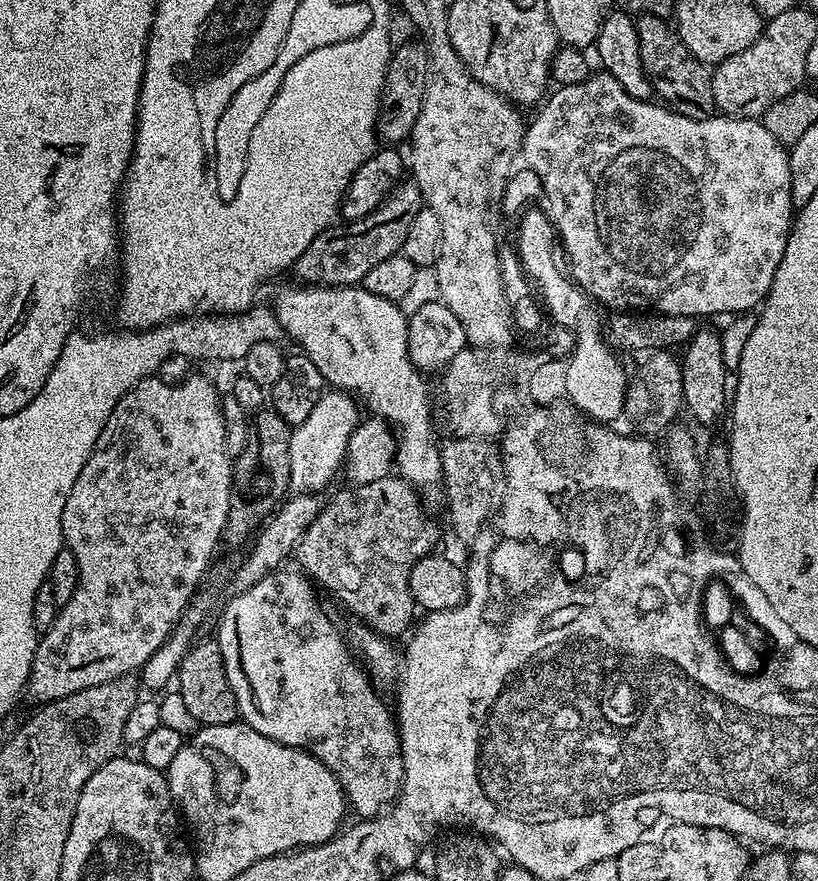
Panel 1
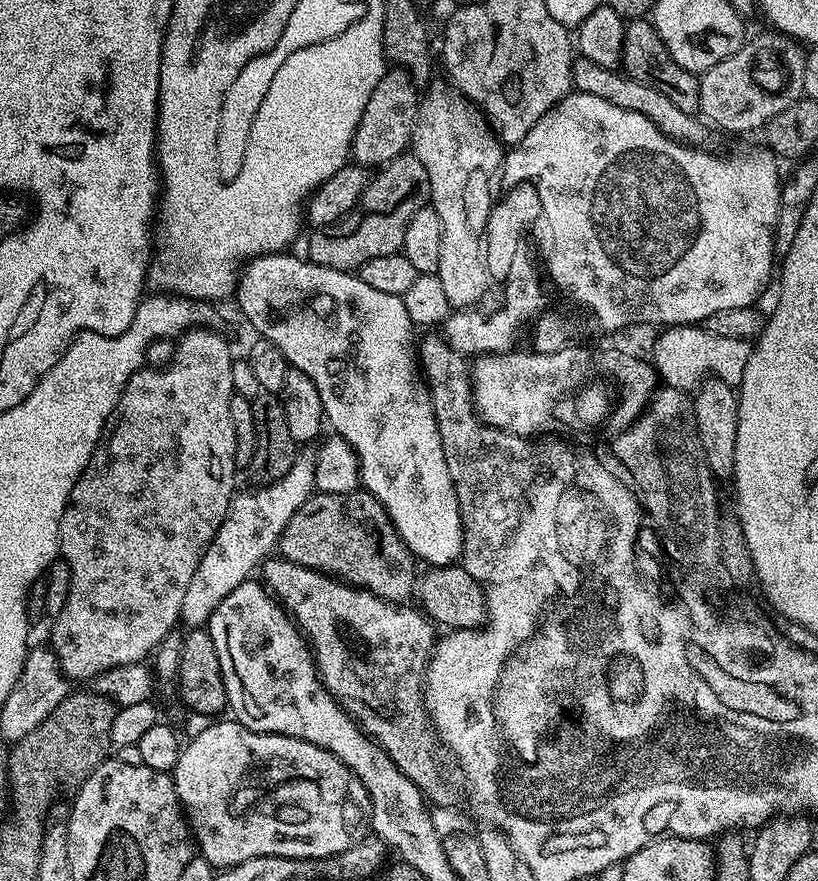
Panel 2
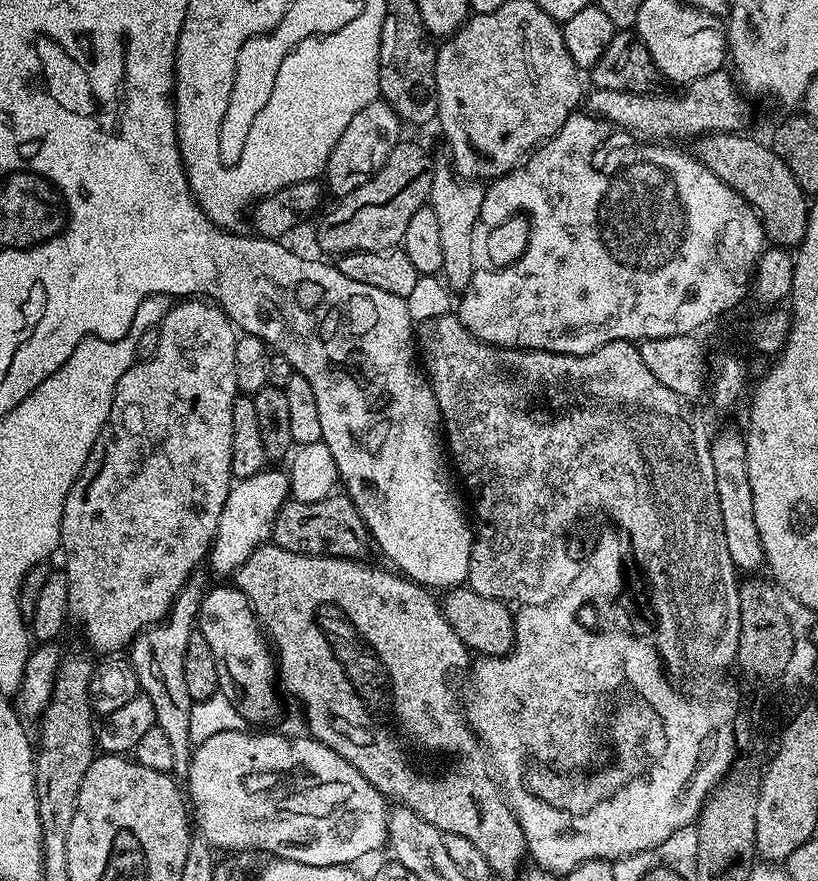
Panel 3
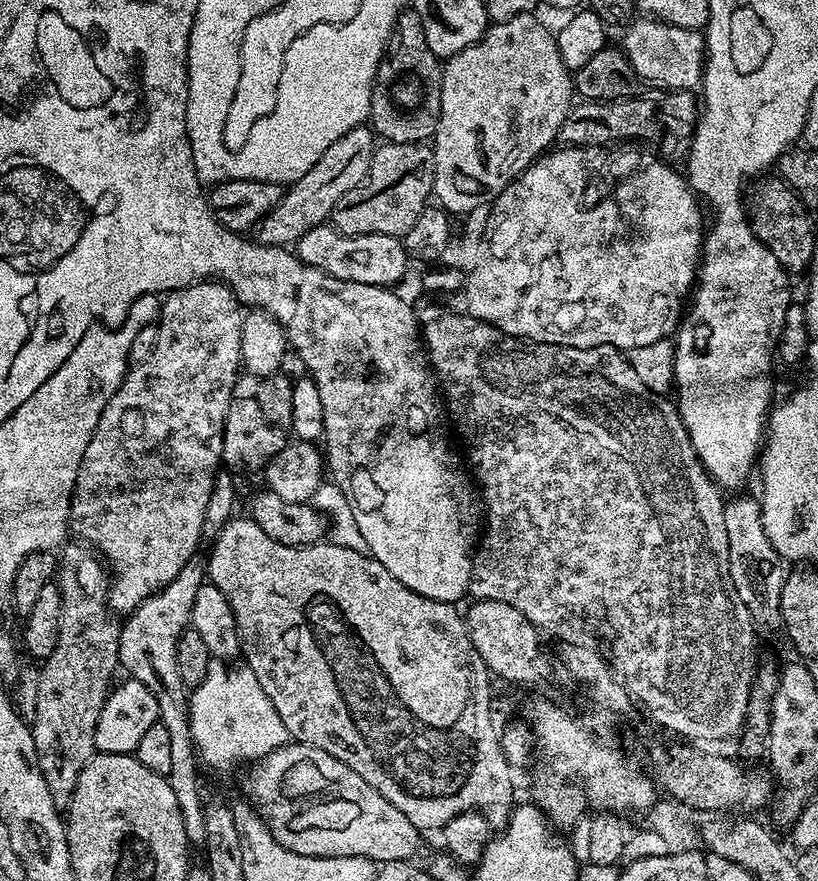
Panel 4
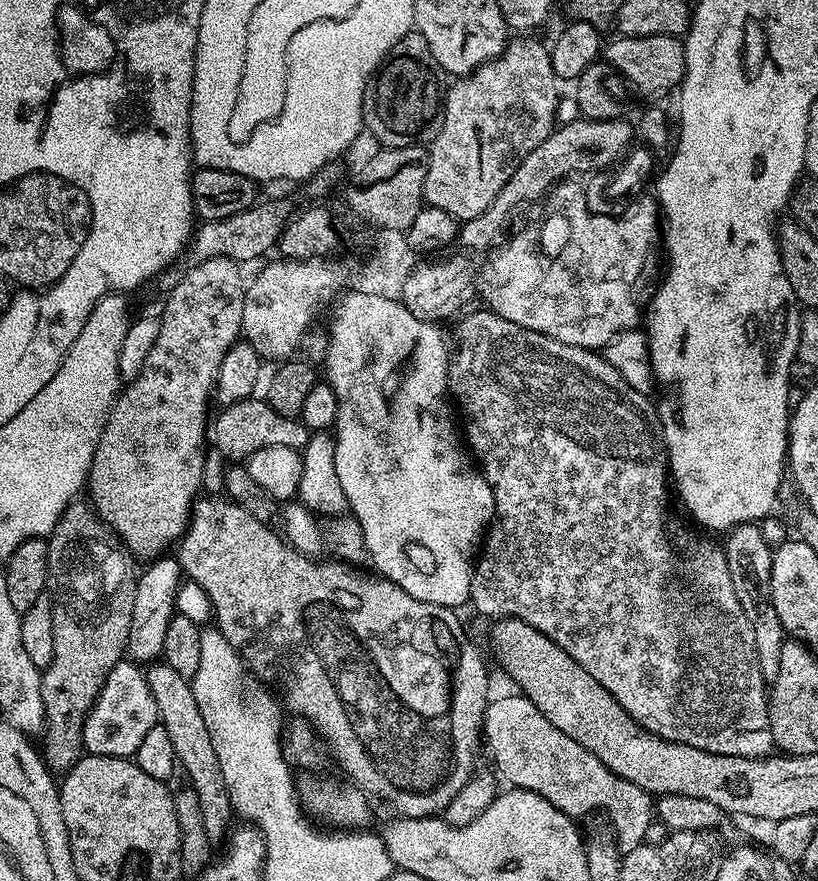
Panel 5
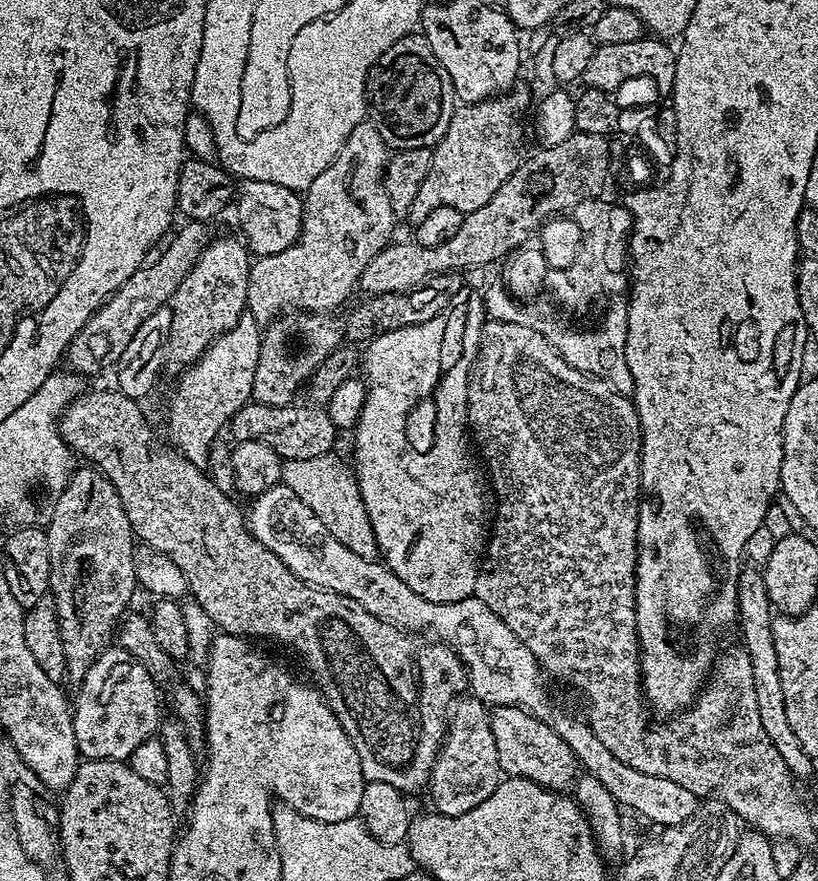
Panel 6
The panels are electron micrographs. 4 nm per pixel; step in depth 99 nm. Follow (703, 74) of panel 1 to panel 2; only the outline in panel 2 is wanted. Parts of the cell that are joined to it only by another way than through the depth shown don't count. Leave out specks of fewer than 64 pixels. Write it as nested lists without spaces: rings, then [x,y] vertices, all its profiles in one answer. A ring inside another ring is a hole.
[[[632,18],[625,23],[622,38],[622,54],[620,64],[625,76],[642,82],[646,86],[654,86],[654,90],[662,90],[678,110],[686,110],[686,114],[697,115],[700,111],[700,76],[686,70],[670,58],[670,52],[658,38],[658,30],[652,25],[651,19]]]

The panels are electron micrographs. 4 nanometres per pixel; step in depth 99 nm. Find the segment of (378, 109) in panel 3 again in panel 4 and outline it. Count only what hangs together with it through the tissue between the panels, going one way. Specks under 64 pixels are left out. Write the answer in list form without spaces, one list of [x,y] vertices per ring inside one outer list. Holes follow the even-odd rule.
[[[361,126],[342,134],[342,138],[338,138],[338,142],[334,142],[334,146],[330,146],[330,150],[326,150],[326,154],[322,154],[322,158],[318,158],[306,174],[302,174],[302,178],[287,185],[278,206],[274,206],[274,210],[270,210],[270,214],[266,214],[256,225],[255,239],[271,248],[292,246],[302,238],[302,234],[325,223],[339,199],[367,178],[377,147],[378,140],[371,127]]]

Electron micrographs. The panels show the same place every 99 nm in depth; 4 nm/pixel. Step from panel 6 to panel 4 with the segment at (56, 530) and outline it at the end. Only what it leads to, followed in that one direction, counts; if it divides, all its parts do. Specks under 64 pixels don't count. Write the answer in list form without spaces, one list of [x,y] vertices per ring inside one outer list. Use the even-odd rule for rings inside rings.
[[[65,543],[58,552],[58,567],[54,577],[56,589],[60,591],[62,598],[62,610],[58,614],[58,643],[54,645],[54,654],[43,661],[41,668],[44,669],[36,676],[36,709],[30,717],[40,773],[42,778],[46,778],[52,801],[60,810],[67,809],[82,770],[97,753],[94,730],[98,726],[98,714],[102,714],[102,706],[114,684],[112,675],[118,672],[120,662],[118,642],[121,621],[108,607],[109,573],[95,551],[89,550],[83,543],[75,543]]]

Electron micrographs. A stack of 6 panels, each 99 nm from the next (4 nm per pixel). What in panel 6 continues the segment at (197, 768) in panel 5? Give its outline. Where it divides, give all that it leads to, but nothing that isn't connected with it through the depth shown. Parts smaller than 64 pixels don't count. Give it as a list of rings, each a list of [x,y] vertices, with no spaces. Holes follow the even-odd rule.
[[[125,615],[120,621],[118,629],[118,644],[124,651],[128,652],[133,660],[136,660],[142,666],[146,666],[146,670],[150,674],[150,678],[154,678],[156,687],[160,689],[163,699],[166,701],[166,708],[173,712],[175,723],[186,734],[186,738],[190,742],[192,751],[196,754],[203,753],[206,748],[206,704],[200,696],[180,677],[177,661],[170,658],[170,654],[166,654],[166,650],[162,650],[162,646],[158,646],[158,642],[154,638],[154,630],[152,629],[152,621],[147,615],[132,616]]]

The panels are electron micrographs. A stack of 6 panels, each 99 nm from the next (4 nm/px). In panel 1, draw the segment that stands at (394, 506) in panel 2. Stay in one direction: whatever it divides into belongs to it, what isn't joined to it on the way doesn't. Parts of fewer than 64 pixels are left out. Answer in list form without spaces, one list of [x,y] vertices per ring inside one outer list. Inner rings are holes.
[[[292,282],[292,285],[289,286],[289,288],[280,288],[276,292],[276,297],[273,298],[272,304],[270,303],[271,311],[276,313],[276,321],[280,323],[281,329],[286,333],[286,336],[289,336],[290,339],[293,340],[294,343],[297,344],[297,349],[302,350],[303,355],[308,356],[310,358],[310,362],[314,362],[314,366],[318,368],[318,374],[322,374],[322,378],[324,379],[325,385],[331,386],[333,389],[347,392],[351,394],[365,409],[366,407],[369,408],[371,415],[376,418],[383,418],[389,425],[395,426],[397,424],[398,427],[400,427],[400,432],[398,431],[398,447],[396,449],[396,454],[394,457],[394,464],[395,467],[398,469],[398,476],[400,479],[405,480],[407,484],[412,485],[413,488],[417,490],[423,490],[423,488],[432,488],[441,483],[442,480],[442,462],[440,461],[440,448],[437,447],[437,445],[432,445],[432,408],[430,405],[428,405],[428,384],[426,381],[423,380],[421,373],[418,371],[417,368],[415,368],[414,365],[412,365],[412,359],[408,357],[408,316],[404,314],[402,309],[400,309],[399,303],[394,300],[387,300],[386,298],[378,298],[378,294],[370,294],[365,290],[363,286],[353,286],[353,287],[315,287],[315,286],[301,286],[299,283]]]

